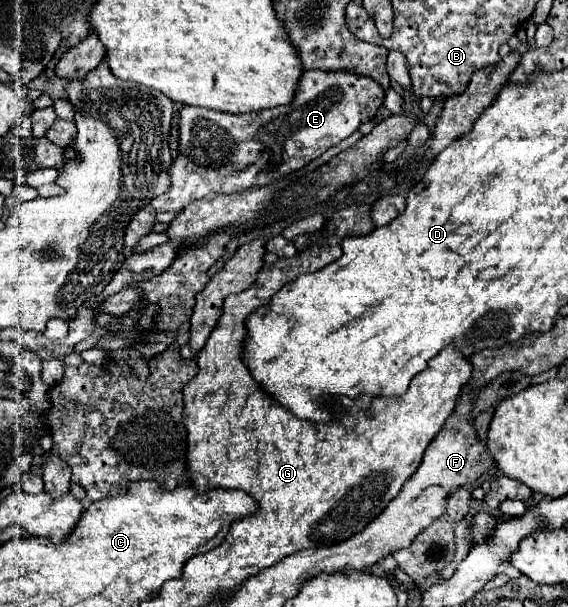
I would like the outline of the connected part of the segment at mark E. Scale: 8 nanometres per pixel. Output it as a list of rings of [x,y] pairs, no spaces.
[[[304,71],[292,103],[284,107],[272,107],[268,111],[252,111],[248,115],[224,115],[224,111],[208,111],[204,107],[182,107],[180,117],[180,147],[172,167],[168,169],[172,179],[172,189],[160,199],[152,199],[156,211],[182,211],[196,199],[208,193],[234,193],[252,185],[266,185],[280,175],[298,171],[310,161],[318,159],[324,151],[338,145],[342,139],[350,137],[364,121],[372,119],[382,105],[384,89],[376,85],[370,77],[354,75],[350,71]]]

